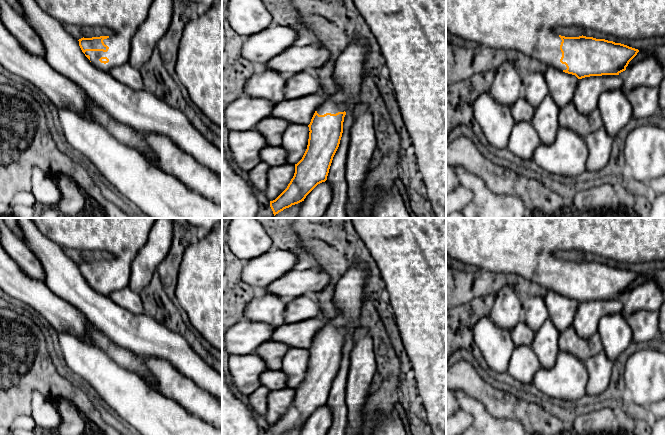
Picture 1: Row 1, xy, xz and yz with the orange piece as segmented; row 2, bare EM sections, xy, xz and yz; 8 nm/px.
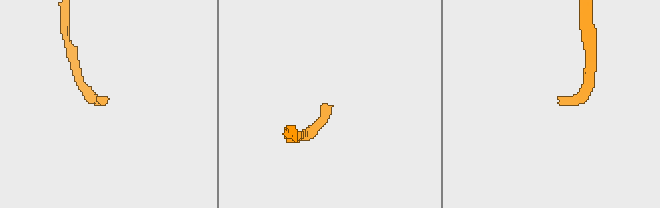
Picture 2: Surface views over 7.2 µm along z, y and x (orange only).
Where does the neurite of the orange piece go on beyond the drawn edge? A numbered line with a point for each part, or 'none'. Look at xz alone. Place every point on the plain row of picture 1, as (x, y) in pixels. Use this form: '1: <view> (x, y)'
1: xz (332, 327)

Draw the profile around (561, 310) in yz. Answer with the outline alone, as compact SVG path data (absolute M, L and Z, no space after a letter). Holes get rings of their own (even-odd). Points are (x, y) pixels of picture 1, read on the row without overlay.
M547 290L544 299L547 303L549 318L558 332L563 333L573 325L579 303L575 299L565 297L552 290Z

